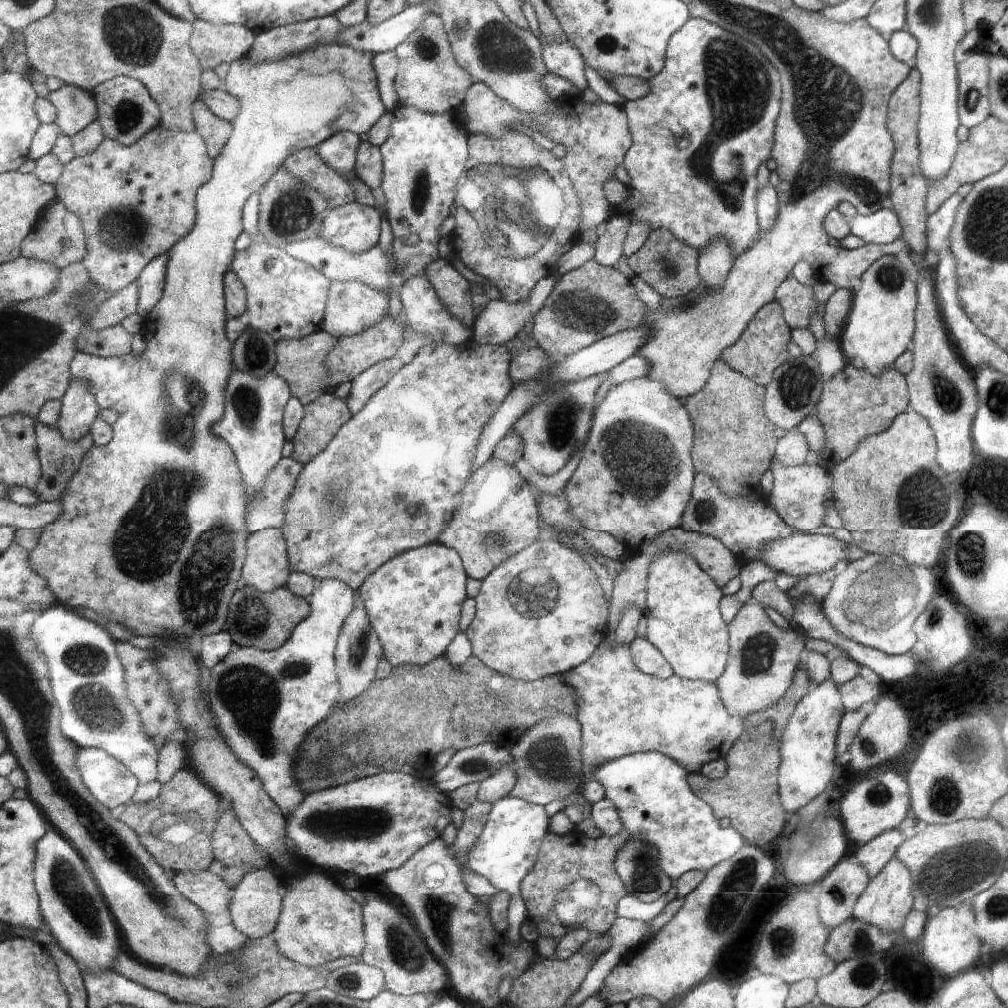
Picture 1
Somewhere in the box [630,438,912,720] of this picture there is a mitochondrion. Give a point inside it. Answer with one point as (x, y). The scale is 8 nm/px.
(758, 652)

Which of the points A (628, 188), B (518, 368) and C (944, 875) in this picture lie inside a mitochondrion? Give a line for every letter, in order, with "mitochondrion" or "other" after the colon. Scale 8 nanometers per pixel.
A: other
B: other
C: mitochondrion

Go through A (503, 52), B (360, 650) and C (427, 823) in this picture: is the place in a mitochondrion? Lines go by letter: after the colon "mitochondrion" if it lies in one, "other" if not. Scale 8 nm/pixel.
A: mitochondrion
B: mitochondrion
C: other

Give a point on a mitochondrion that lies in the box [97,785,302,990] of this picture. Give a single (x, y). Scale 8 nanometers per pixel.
(163, 899)

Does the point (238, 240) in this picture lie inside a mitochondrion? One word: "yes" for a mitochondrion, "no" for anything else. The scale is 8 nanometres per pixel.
no

